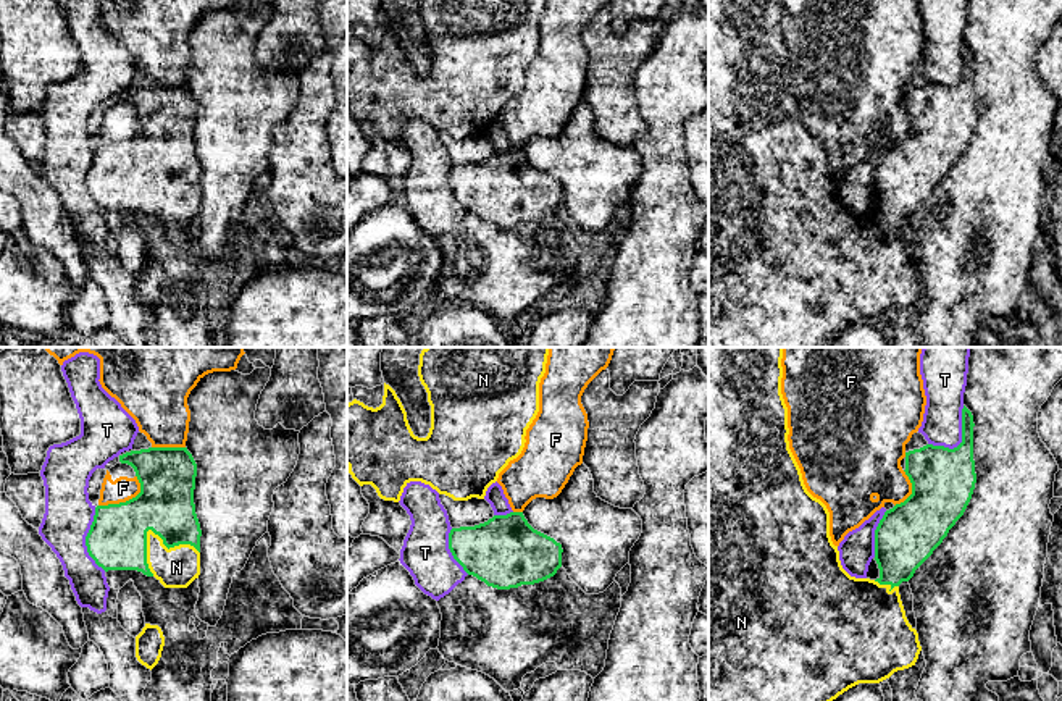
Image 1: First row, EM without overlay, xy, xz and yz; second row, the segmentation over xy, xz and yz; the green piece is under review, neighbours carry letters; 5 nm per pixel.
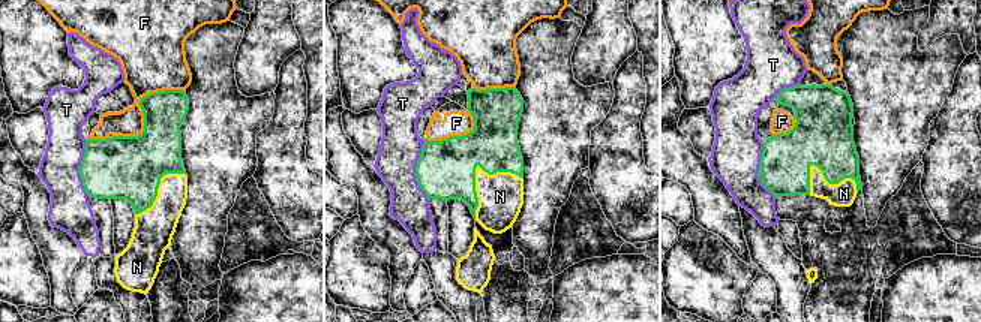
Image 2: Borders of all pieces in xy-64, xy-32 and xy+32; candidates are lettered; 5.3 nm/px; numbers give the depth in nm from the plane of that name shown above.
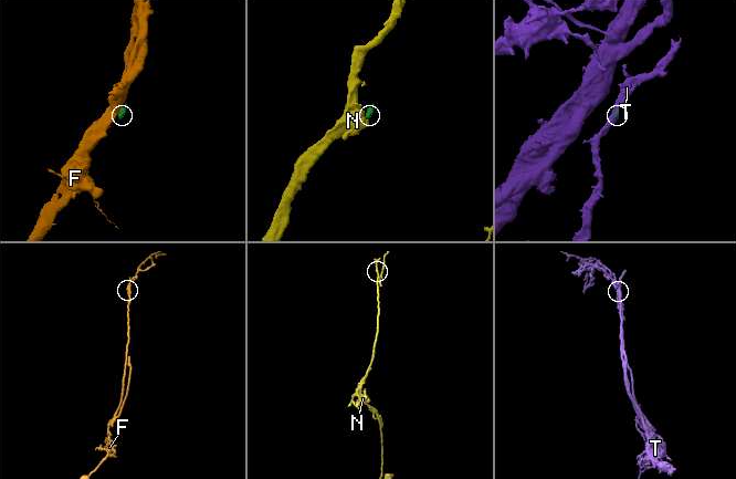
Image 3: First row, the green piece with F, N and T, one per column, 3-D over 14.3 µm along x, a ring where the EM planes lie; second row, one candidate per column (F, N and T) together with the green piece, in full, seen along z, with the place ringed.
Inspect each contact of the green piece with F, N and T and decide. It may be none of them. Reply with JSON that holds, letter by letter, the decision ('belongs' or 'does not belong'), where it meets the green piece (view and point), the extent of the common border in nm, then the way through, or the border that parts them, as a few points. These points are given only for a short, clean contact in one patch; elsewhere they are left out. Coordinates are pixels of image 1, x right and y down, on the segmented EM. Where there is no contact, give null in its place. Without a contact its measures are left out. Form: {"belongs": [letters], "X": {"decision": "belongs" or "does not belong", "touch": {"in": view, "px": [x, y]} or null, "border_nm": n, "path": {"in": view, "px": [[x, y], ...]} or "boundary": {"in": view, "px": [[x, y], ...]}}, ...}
{"belongs": ["N"], "F": {"decision": "does not belong", "touch": {"in": "xy", "px": [126, 501]}, "border_nm": 240}, "N": {"decision": "belongs", "touch": {"in": "xy", "px": [171, 546]}, "border_nm": 300}, "T": {"decision": "does not belong", "touch": {"in": "yz", "px": [962, 440]}, "border_nm": 260}}

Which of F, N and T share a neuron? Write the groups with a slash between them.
F / N / T

